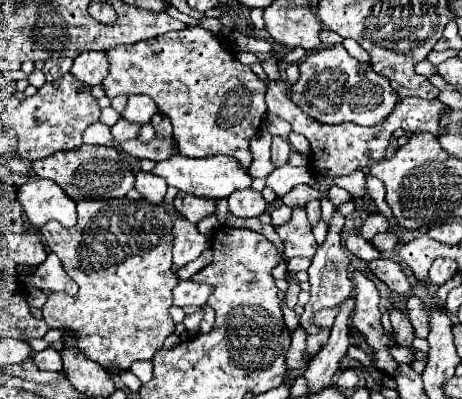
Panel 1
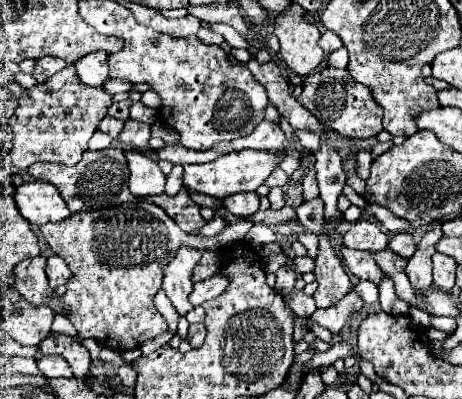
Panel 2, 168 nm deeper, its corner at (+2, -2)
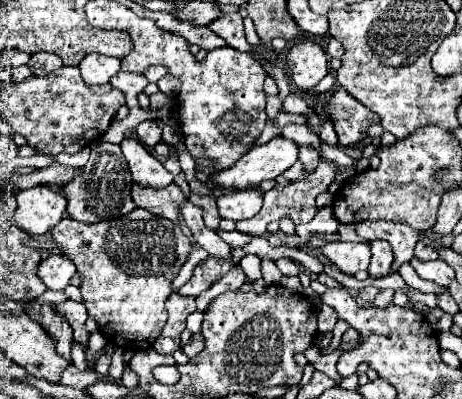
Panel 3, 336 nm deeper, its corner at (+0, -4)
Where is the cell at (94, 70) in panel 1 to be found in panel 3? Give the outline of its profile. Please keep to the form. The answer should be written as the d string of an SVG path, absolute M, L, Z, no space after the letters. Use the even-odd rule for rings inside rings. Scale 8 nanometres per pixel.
M87 54L79 68L87 84L107 84L111 76L121 70L121 60L103 54Z

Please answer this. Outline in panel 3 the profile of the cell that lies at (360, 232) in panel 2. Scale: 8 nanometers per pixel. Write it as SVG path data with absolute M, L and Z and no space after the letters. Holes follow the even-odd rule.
M373 240L369 248L371 248L371 254L373 254L371 264L369 264L369 274L377 276L377 278L387 276L387 272L391 268L391 262L393 262L393 252L391 252L389 242Z

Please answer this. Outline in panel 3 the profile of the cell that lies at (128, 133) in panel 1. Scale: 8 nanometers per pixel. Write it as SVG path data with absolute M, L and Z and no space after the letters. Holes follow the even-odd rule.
M149 120L149 122L141 122L137 128L135 128L135 134L137 138L147 146L147 148L153 148L159 140L161 140L161 128L157 122Z

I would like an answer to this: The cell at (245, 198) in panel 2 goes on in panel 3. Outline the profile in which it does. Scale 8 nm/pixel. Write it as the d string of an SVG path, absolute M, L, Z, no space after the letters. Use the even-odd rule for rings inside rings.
M239 190L239 192L231 192L227 196L219 196L217 198L219 216L227 218L227 220L235 220L235 222L253 218L261 208L261 200L263 200L263 196L255 190Z

